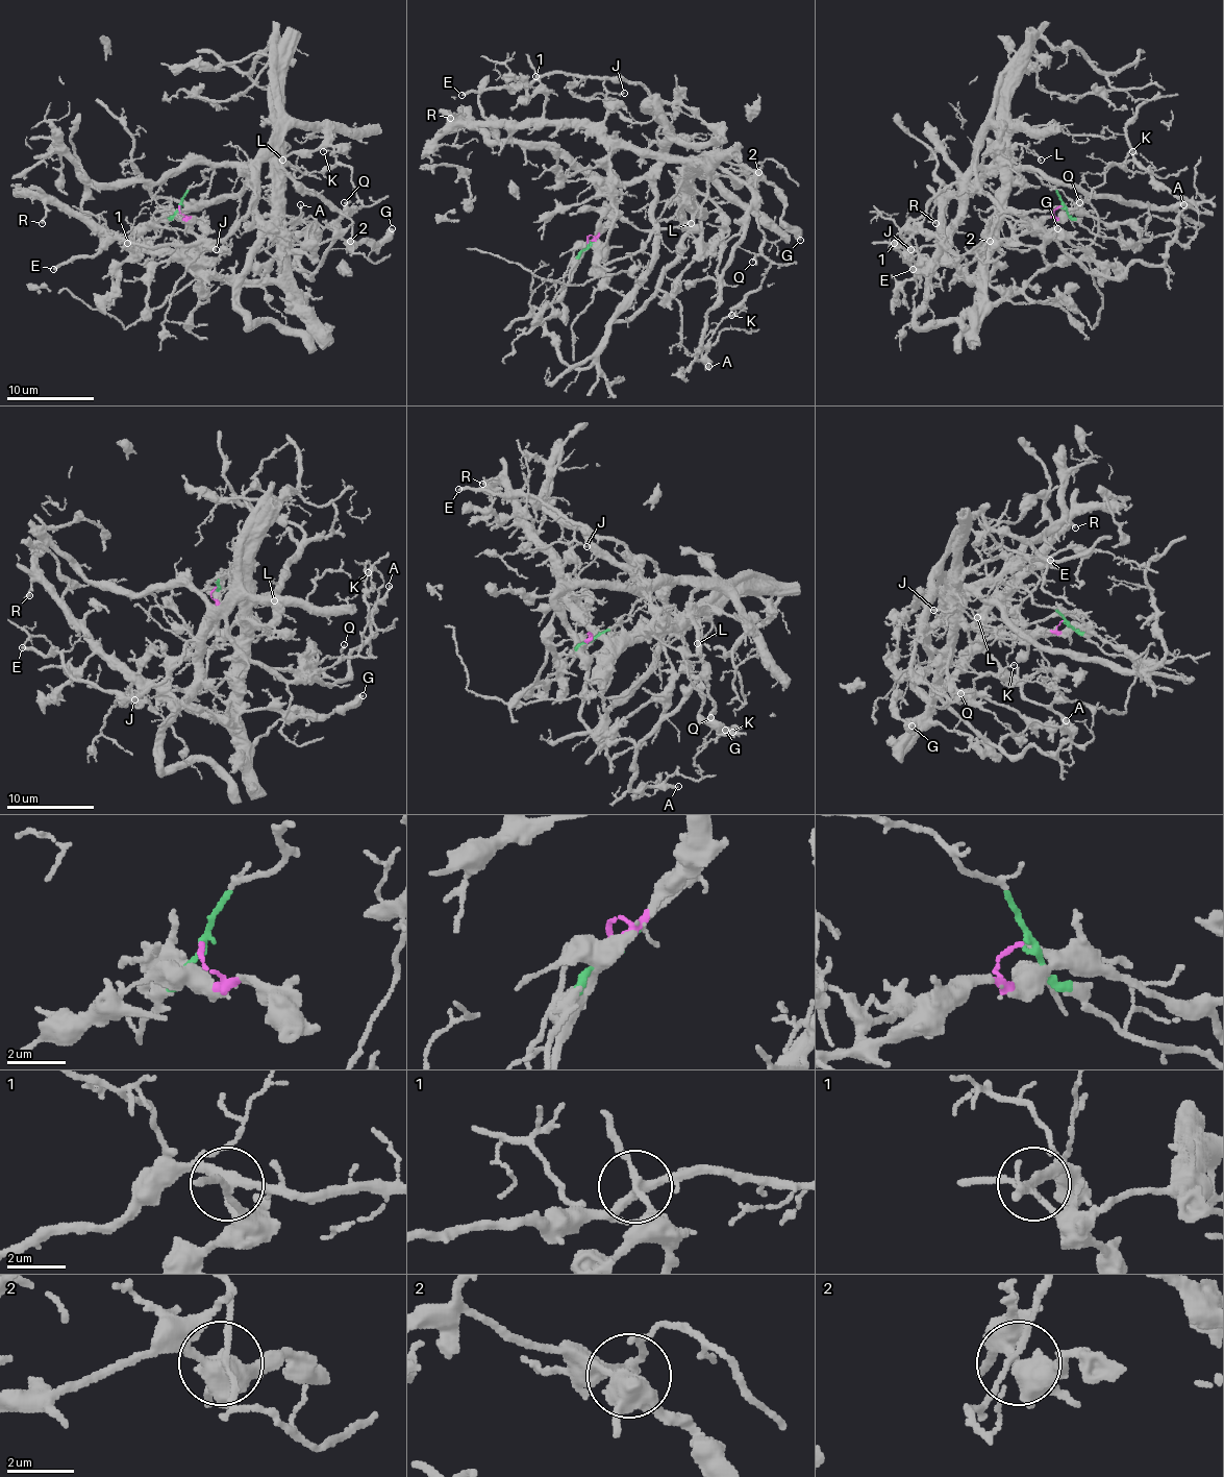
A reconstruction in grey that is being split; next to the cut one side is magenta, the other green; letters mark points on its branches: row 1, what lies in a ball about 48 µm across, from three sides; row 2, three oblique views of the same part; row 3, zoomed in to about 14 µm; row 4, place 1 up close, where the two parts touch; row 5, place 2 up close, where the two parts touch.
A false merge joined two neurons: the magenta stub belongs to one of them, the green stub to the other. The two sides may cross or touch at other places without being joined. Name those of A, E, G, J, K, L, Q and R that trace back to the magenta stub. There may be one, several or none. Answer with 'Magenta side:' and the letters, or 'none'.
Magenta side: G, L, R

